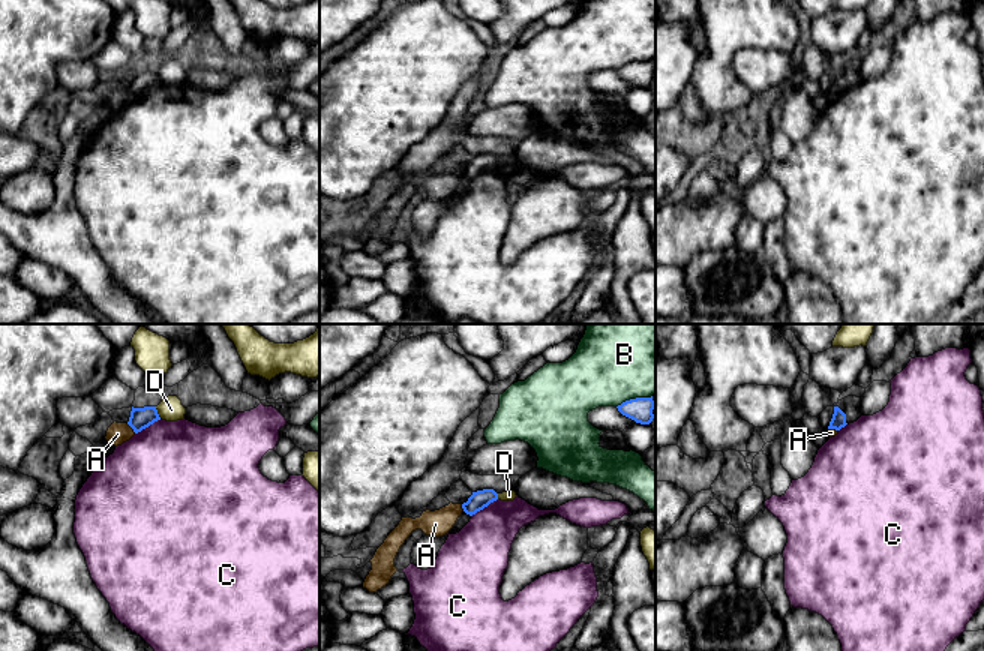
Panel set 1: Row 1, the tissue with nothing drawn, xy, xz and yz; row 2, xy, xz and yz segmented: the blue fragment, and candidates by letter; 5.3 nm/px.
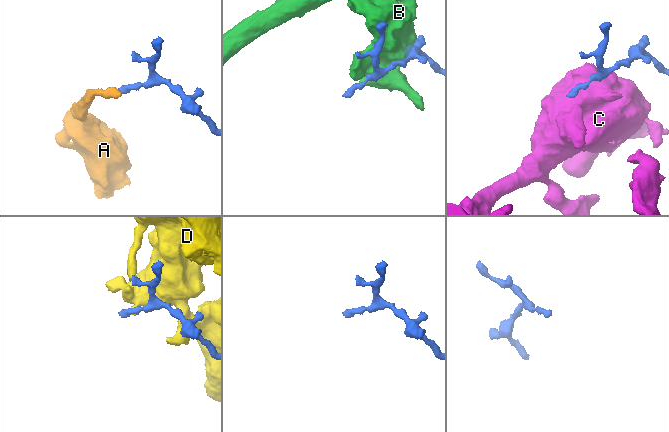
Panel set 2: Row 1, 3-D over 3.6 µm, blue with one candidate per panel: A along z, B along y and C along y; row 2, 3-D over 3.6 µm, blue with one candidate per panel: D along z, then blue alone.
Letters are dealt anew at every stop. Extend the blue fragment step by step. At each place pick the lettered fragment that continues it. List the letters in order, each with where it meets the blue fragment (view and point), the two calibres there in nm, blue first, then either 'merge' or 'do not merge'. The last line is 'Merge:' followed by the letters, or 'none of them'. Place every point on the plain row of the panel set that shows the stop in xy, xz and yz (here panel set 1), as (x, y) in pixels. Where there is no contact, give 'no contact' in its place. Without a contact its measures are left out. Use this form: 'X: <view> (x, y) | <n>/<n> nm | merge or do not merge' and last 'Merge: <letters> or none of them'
A: xy (131, 90) | 120/120 nm | do not merge
B: xz (633, 63) | 130/380 nm | do not merge
C: xz (483, 171) | 100/320 nm | do not merge
D: xy (156, 77) | 120/130 nm | do not merge
Merge: none of them

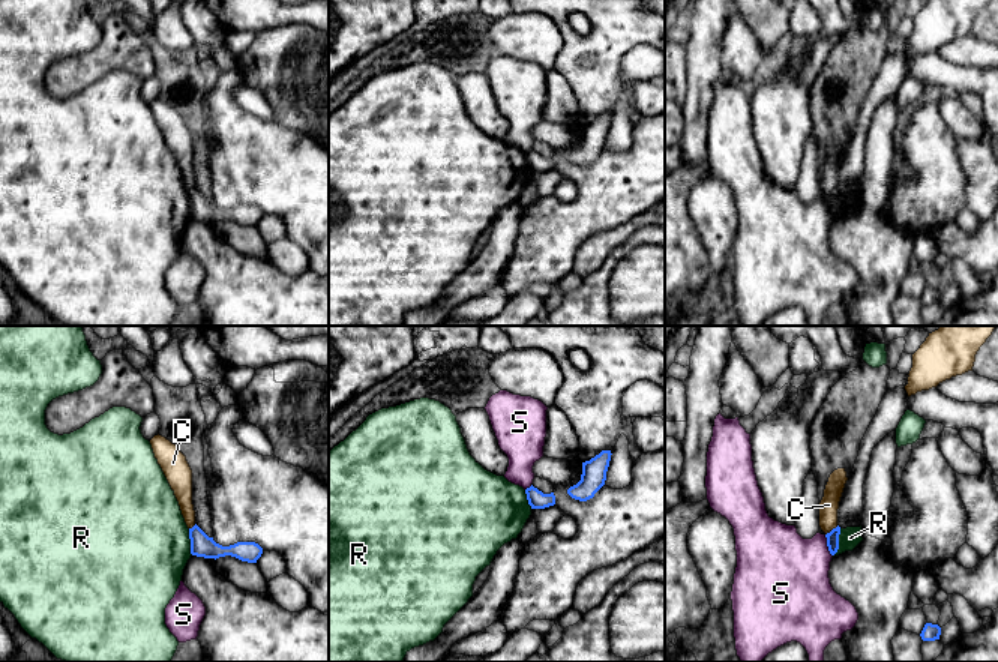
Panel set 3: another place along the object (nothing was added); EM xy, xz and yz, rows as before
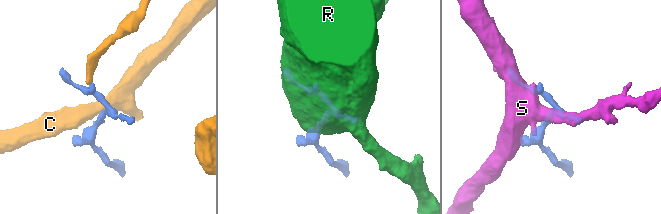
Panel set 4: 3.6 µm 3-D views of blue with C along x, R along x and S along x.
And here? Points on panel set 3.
C: yz (833, 192) | 60/100 nm | do not merge
R: yz (838, 206) | 60/110 nm | do not merge
S: yz (827, 209) | 60/400 nm | do not merge
Merge: none of them

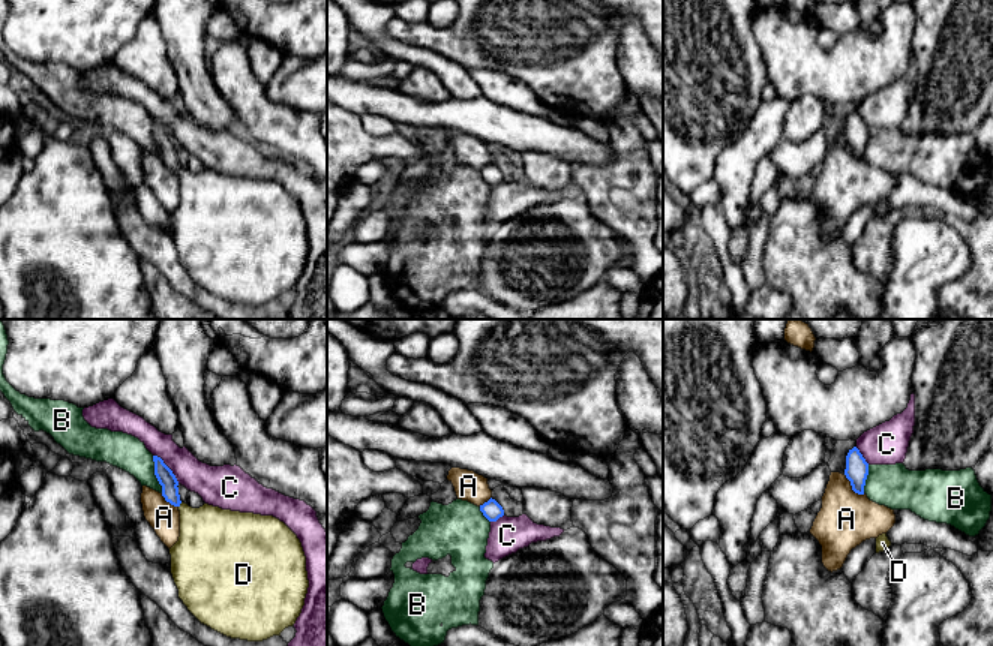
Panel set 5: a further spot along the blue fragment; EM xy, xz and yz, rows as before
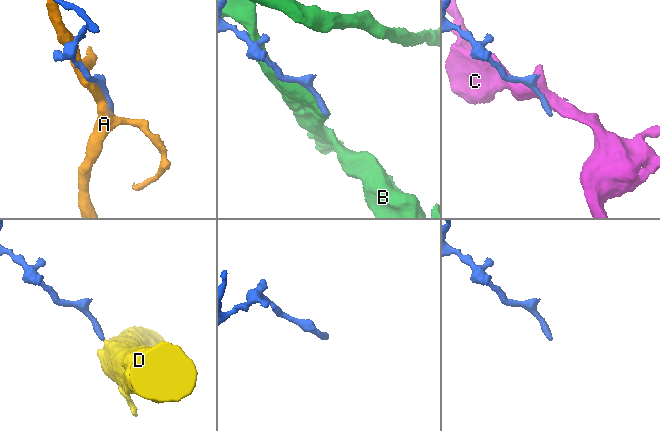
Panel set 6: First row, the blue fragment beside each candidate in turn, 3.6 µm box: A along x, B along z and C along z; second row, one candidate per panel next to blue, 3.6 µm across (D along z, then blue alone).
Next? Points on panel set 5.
A: yz (852, 152) | 130/300 nm | do not merge
B: xy (155, 138) | 90/190 nm | do not merge
C: xy (168, 132) | 90/190 nm | do not merge
D: xy (179, 170) | 90/340 nm | merge
Merge: D

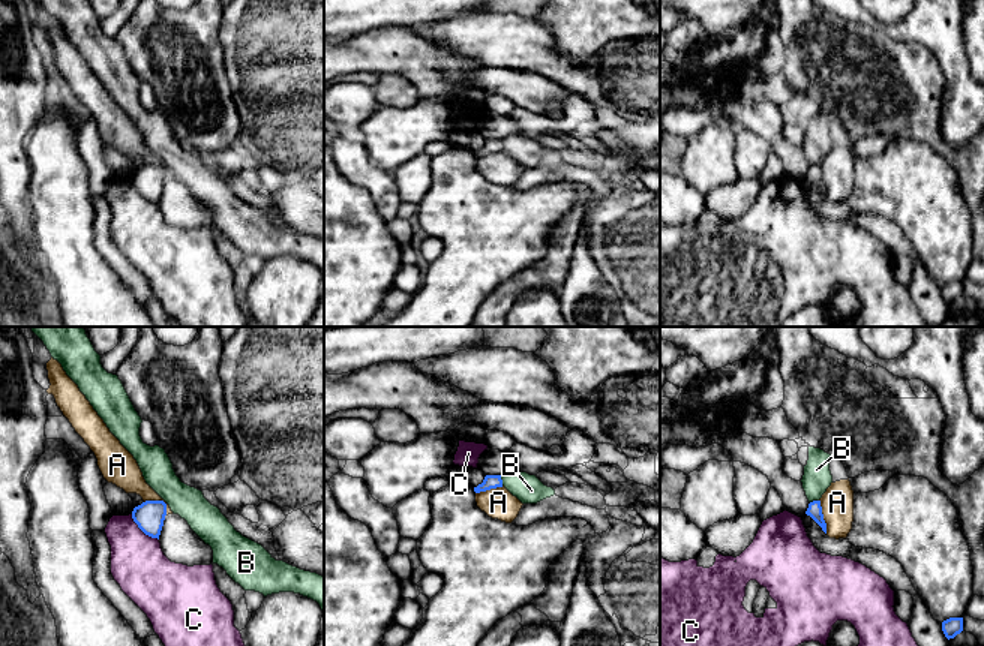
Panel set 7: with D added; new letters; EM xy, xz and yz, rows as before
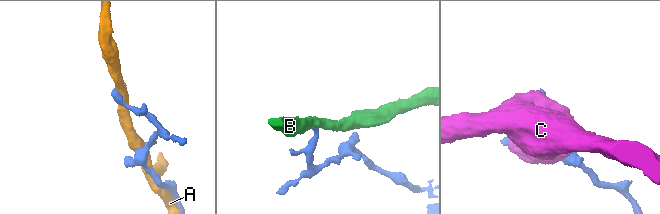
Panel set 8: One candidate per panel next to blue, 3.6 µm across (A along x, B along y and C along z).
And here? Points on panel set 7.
A: xy (161, 165) | 160/160 nm | do not merge
B: xz (501, 144) | 80/160 nm | do not merge
C: xy (143, 195) | 160/300 nm | do not merge
Merge: none of them

